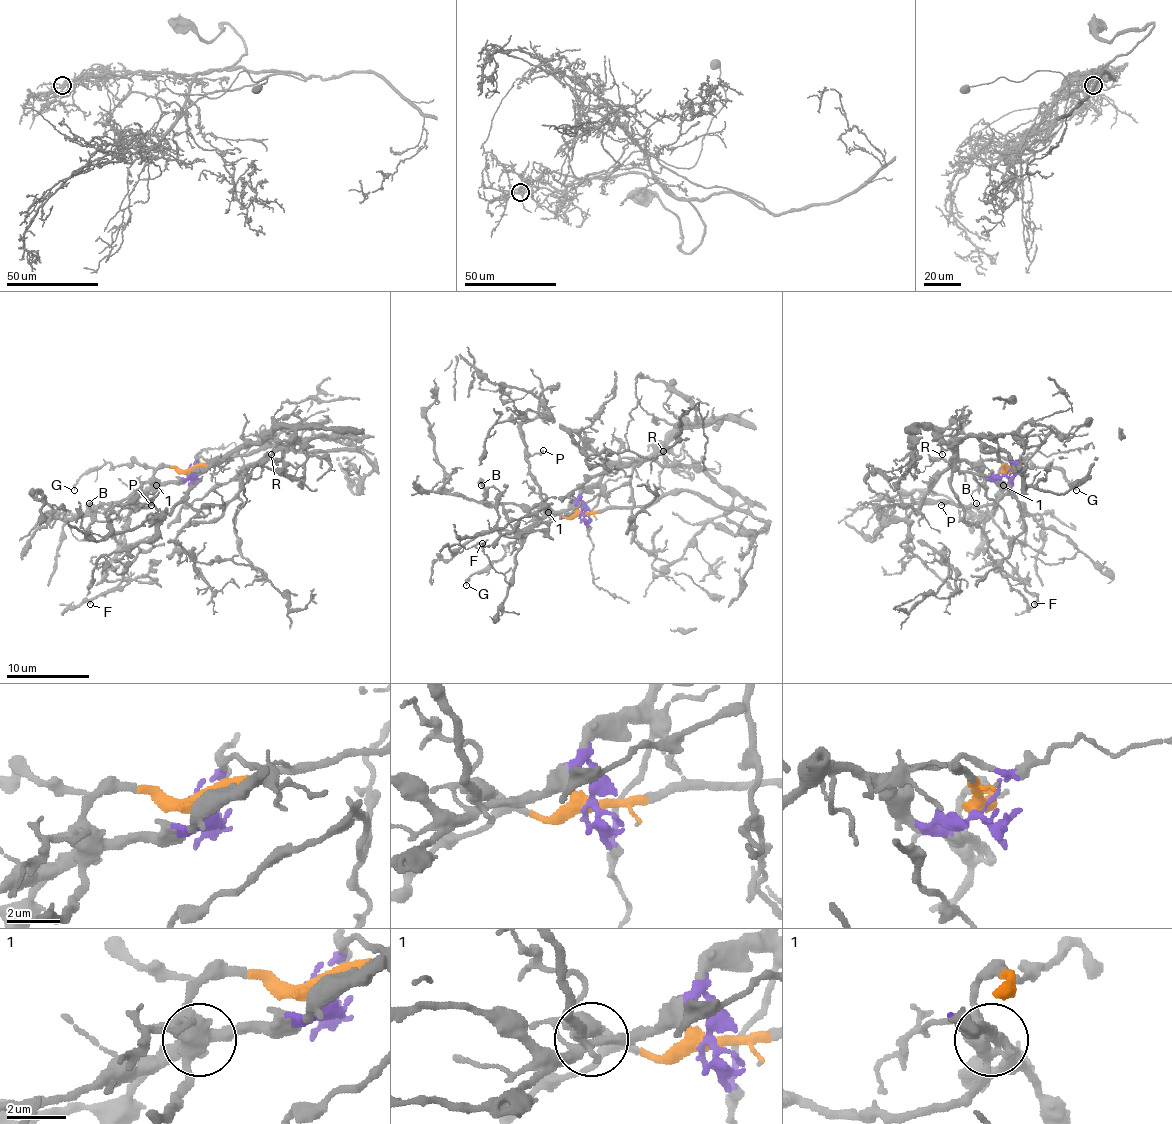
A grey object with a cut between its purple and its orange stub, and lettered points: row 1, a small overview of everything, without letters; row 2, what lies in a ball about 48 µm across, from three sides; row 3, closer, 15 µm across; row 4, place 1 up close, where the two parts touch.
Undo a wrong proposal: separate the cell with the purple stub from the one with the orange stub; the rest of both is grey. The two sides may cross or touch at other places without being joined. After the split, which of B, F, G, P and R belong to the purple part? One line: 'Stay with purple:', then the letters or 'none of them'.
Stay with purple: B, F, R

